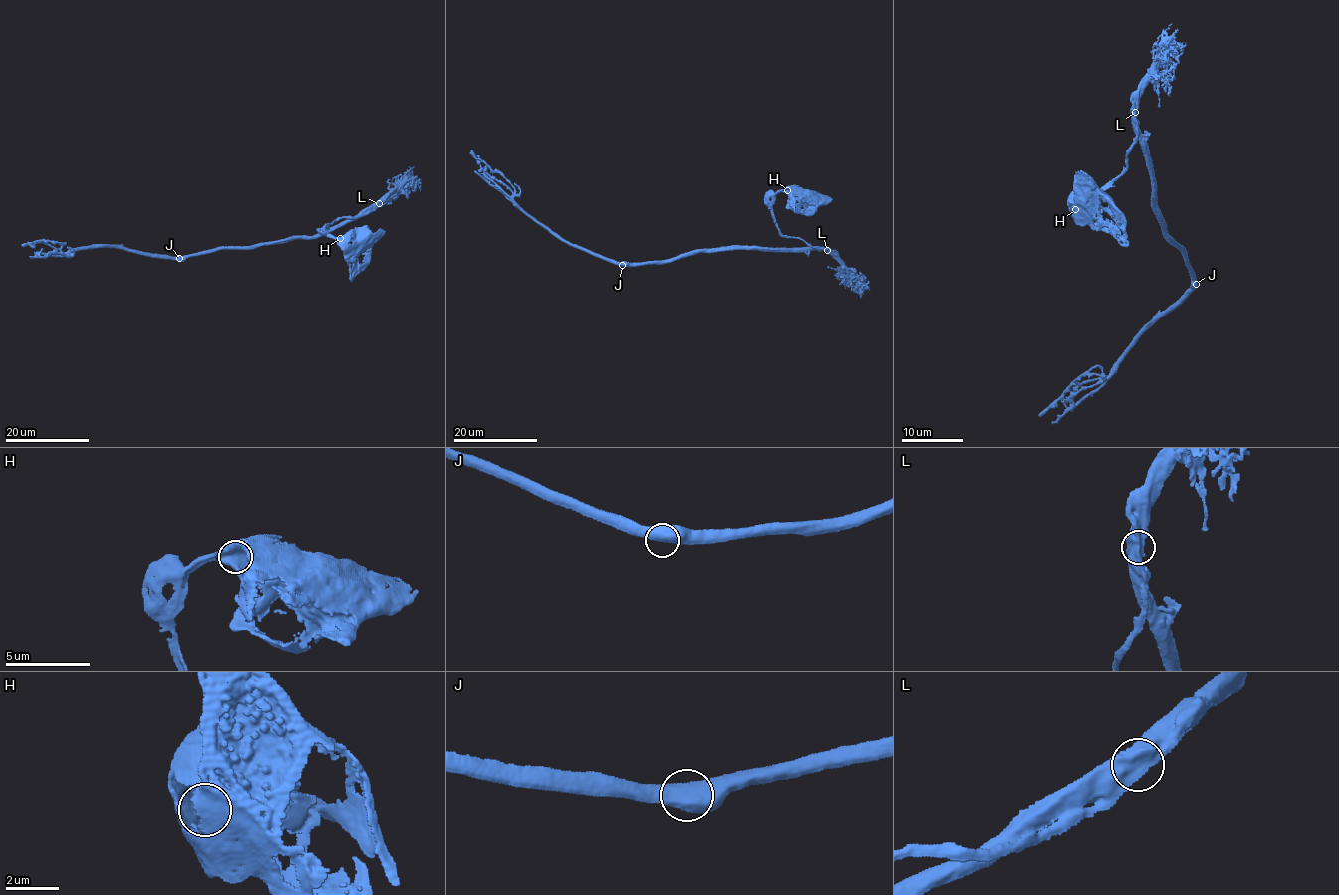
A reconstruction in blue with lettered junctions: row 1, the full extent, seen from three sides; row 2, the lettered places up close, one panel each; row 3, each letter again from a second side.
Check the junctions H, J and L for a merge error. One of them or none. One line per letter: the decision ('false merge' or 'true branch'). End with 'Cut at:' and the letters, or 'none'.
H: true branch
J: true branch
L: true branch
Cut at: none

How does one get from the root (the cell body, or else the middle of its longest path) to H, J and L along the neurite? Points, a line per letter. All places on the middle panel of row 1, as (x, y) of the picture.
H: (810, 198), (797, 186), (787, 190)
J: (810, 198), (795, 187), (778, 191), (772, 205), (784, 236), (807, 247), (686, 252), (622, 265)
L: (810, 198), (797, 186), (778, 191), (772, 205), (774, 222), (784, 236), (798, 237), (812, 246), (826, 250)

